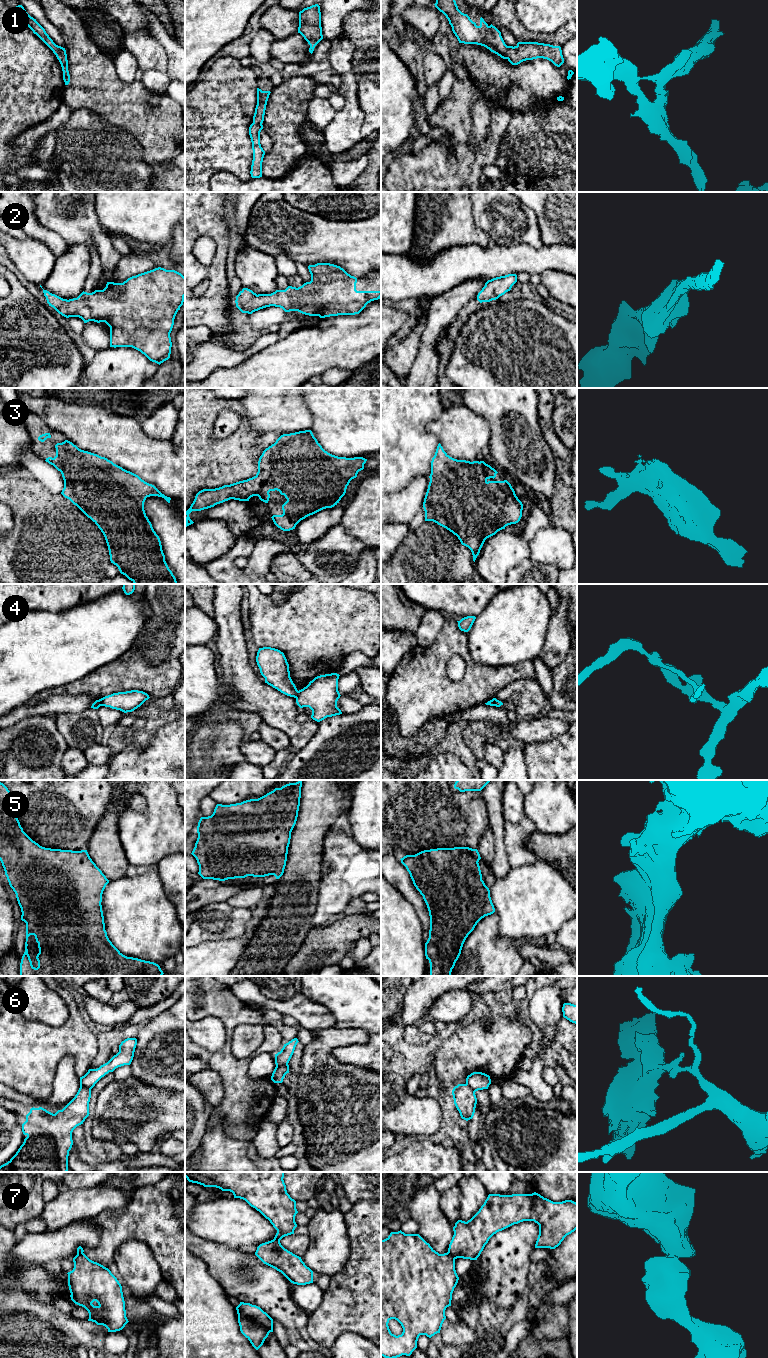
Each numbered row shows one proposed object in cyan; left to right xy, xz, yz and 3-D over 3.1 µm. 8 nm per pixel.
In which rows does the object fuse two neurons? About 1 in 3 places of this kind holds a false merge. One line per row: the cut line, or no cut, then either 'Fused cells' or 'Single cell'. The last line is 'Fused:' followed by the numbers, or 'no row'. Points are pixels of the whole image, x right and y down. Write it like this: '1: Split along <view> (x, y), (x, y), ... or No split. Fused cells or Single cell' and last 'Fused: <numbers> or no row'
1: No split. Single cell
2: No split. Single cell
3: No split. Single cell
4: Split along xy (99, 699), (102, 705). Fused cells
5: No split. Single cell
6: Split along xz (287, 1063), (276, 1066). Fused cells
7: Split along yz (447, 1252), (454, 1259). Fused cells
Fused: 4, 6, 7

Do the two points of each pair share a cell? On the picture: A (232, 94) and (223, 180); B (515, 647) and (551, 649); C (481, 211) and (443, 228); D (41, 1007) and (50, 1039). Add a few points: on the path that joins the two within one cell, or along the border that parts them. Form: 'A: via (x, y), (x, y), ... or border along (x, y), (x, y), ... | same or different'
A: border along (209, 179), (215, 173), (227, 171), (246, 181) | different
B: border along (548, 625), (546, 640), (538, 656) | different
C: border along (471, 202), (473, 221), (486, 234) | different
D: border along (68, 1014), (59, 1025), (48, 1025), (23, 1017) | different

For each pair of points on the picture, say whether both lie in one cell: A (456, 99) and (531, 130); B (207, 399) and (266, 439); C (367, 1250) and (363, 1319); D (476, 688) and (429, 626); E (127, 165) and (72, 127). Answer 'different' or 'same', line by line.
A: different
B: different
C: same
D: different
E: same

